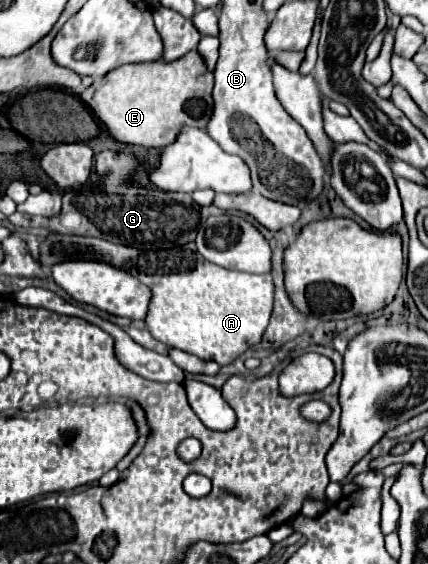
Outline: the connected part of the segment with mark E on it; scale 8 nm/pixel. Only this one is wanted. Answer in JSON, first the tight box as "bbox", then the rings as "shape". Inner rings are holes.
{"bbox":[80,51,214,149],"shape":[[[198,51],[164,63],[128,63],[108,71],[80,93],[80,99],[92,109],[102,129],[120,143],[162,149],[176,139],[180,125],[204,129],[212,115],[214,75],[206,69]]]}

